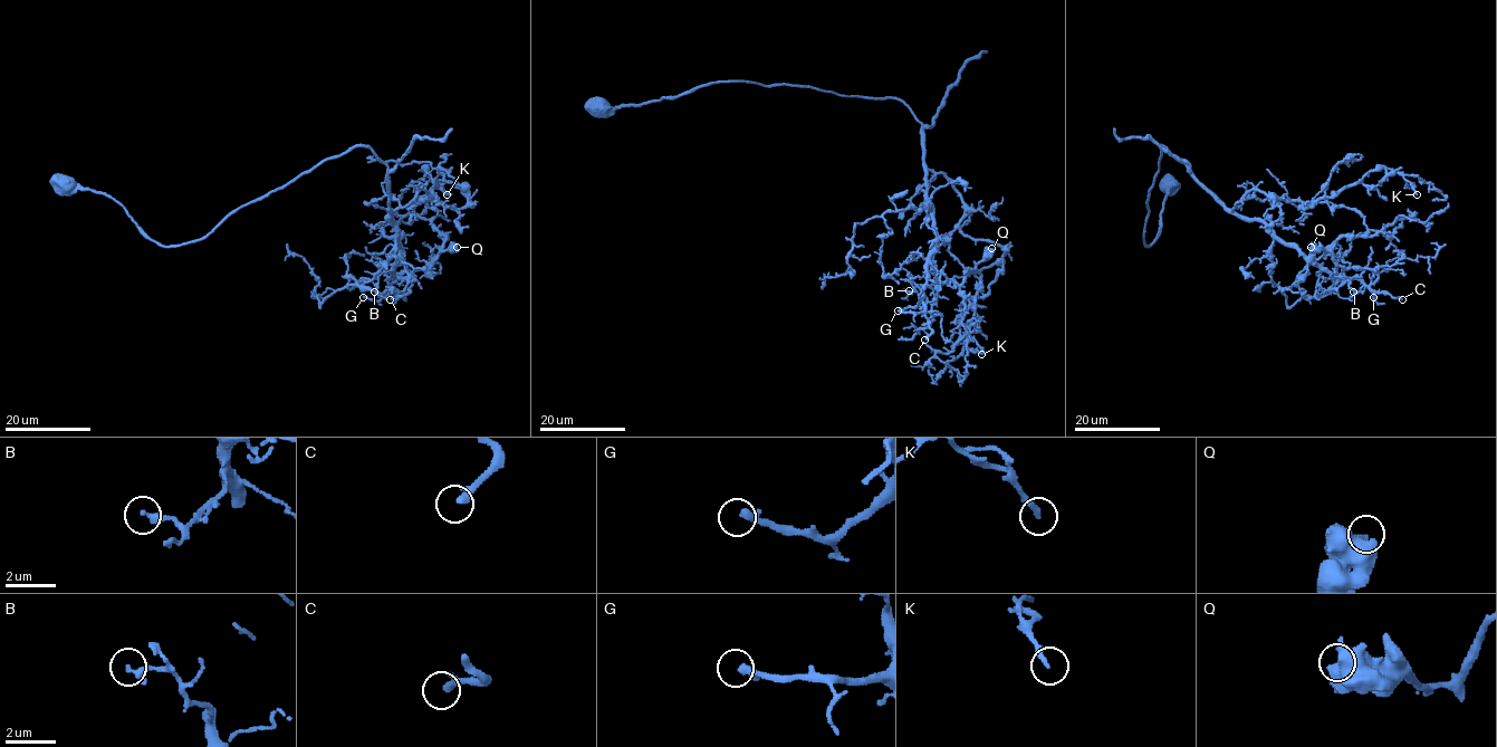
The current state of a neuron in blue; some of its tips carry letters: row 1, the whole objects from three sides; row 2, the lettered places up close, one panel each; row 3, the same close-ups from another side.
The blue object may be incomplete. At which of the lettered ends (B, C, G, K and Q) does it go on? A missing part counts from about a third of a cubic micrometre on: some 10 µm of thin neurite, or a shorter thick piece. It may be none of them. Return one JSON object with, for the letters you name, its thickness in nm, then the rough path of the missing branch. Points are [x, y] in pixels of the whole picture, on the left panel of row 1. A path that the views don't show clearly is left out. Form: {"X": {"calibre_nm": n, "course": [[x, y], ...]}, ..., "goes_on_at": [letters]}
{"G": {"calibre_nm": 320, "course": [[363, 297], [347, 280], [338, 251], [323, 241]]}, "goes_on_at": ["G"]}

